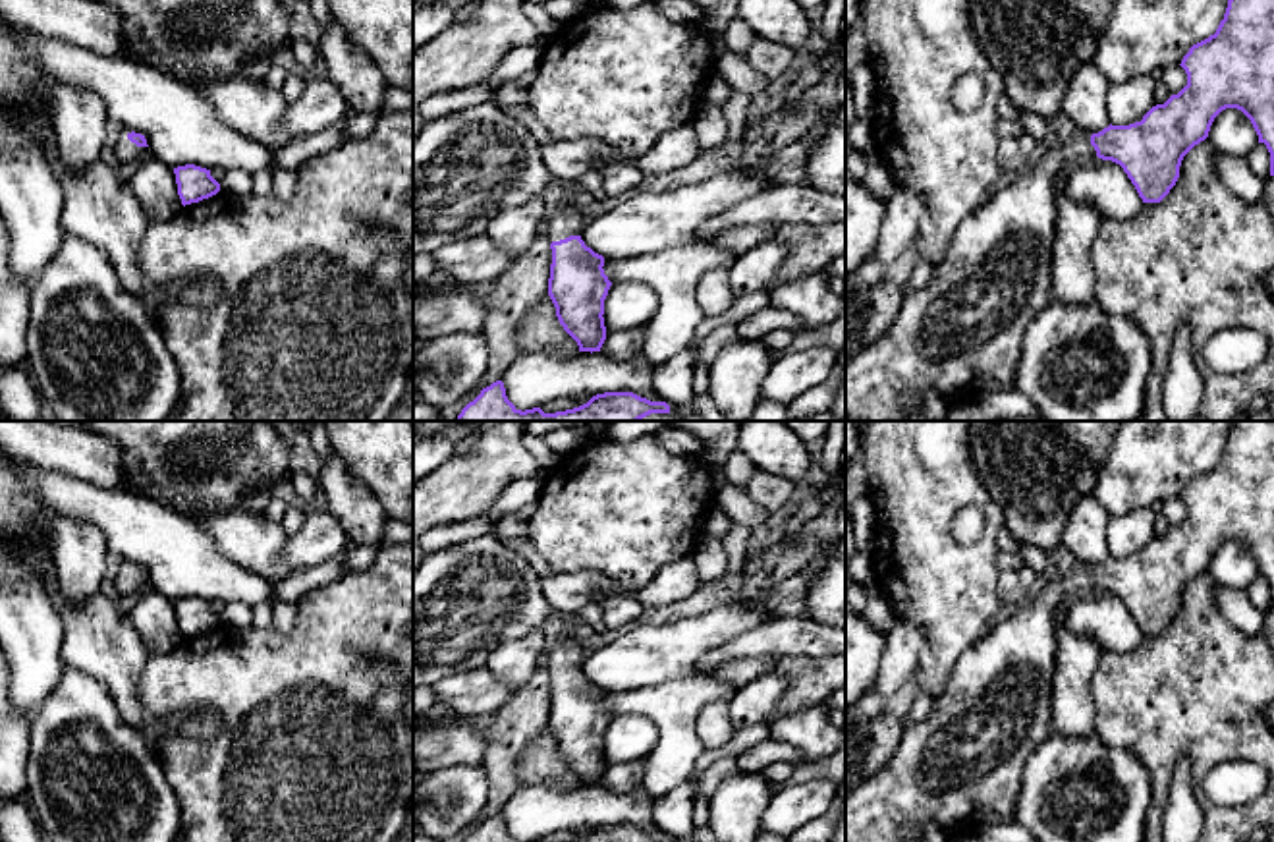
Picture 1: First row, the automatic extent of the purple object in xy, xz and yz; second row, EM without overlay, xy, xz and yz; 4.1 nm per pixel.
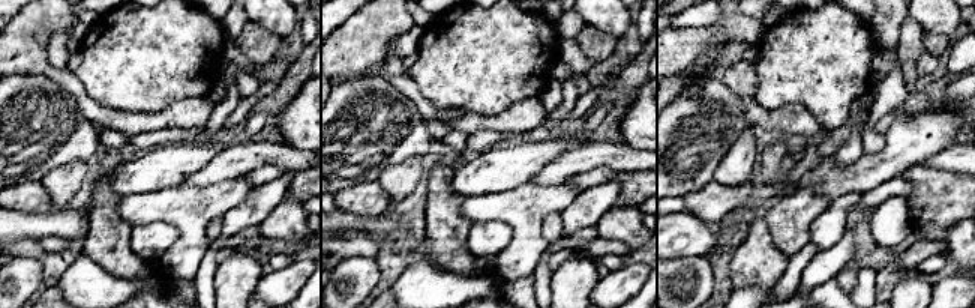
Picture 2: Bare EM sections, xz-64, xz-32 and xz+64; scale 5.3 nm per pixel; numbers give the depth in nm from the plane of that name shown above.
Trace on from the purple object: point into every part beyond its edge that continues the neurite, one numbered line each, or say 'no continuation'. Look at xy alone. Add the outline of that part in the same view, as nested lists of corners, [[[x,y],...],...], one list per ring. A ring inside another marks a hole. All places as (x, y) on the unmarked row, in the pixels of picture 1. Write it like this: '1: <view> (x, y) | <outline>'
1: xy (126, 586) | [[[125,568],[110,585],[120,597],[135,597],[149,587],[149,579],[137,579]]]

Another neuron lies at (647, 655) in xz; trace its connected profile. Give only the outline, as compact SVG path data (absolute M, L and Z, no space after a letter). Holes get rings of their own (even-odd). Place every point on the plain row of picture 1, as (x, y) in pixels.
M757 599L720 603L701 616L641 626L587 655L581 672L606 691L641 689L691 676L708 651L772 616Z

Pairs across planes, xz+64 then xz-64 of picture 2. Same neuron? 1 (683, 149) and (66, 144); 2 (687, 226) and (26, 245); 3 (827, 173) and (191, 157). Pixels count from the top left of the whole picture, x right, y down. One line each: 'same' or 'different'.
1: same
2: same
3: same

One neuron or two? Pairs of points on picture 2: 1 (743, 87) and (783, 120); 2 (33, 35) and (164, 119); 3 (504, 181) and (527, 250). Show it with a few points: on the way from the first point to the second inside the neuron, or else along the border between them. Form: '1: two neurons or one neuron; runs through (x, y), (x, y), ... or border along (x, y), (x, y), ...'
1: one neuron; runs through (749, 99), (771, 120)
2: one neuron; runs through (51, 72), (63, 77), (99, 114), (126, 120)
3: two neurons; border along (531, 182), (507, 191), (473, 197)

